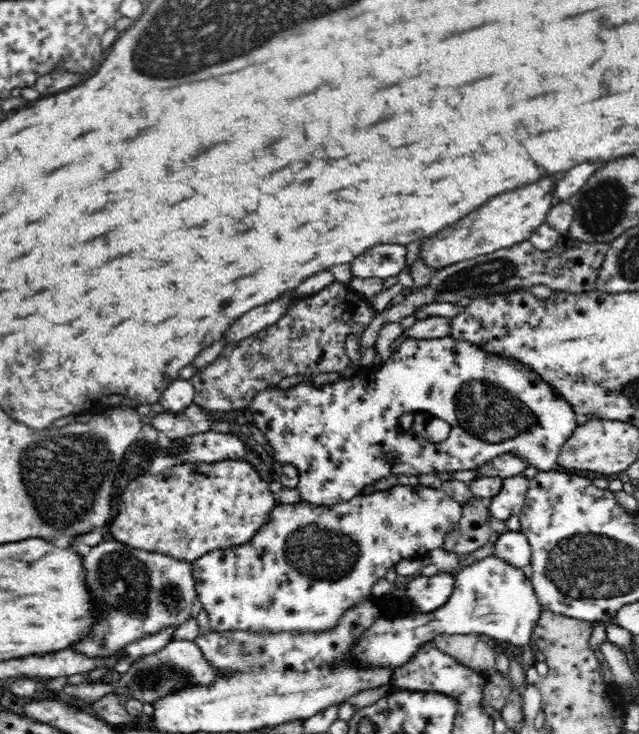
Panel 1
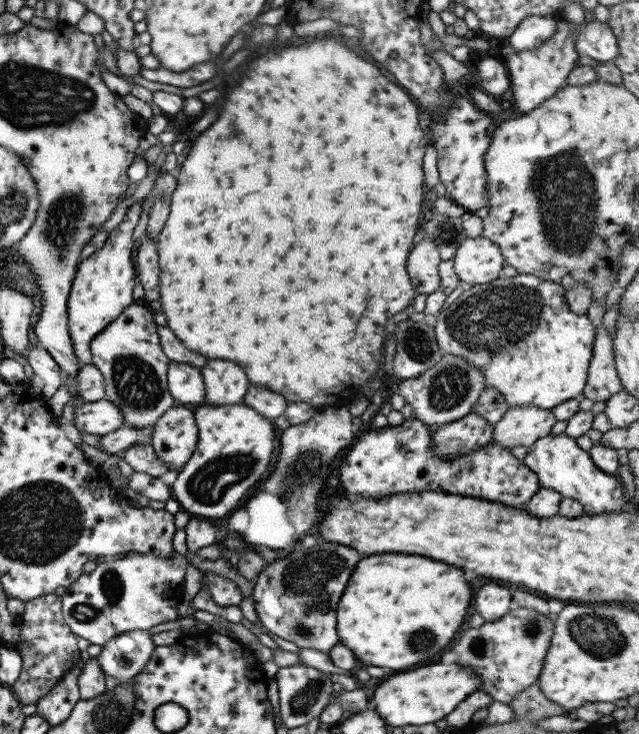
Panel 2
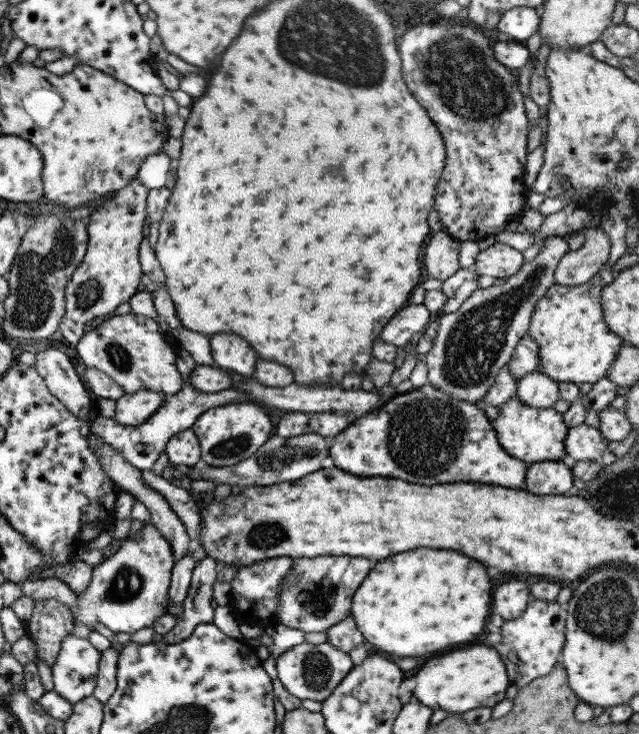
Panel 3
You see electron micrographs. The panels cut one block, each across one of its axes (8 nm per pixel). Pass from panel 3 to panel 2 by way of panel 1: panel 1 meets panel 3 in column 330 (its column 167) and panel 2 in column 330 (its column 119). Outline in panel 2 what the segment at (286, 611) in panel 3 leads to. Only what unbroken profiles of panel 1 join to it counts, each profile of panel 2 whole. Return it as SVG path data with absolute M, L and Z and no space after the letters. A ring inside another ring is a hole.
M318 538L318 544L312 548L300 548L282 554L274 562L268 564L266 570L260 573L253 588L253 603L259 620L270 631L294 642L299 648L316 648L324 654L340 642L336 634L336 609L340 596L350 580L350 574L360 560L360 554L352 550L350 546L342 546L336 542L326 542L324 538Z

